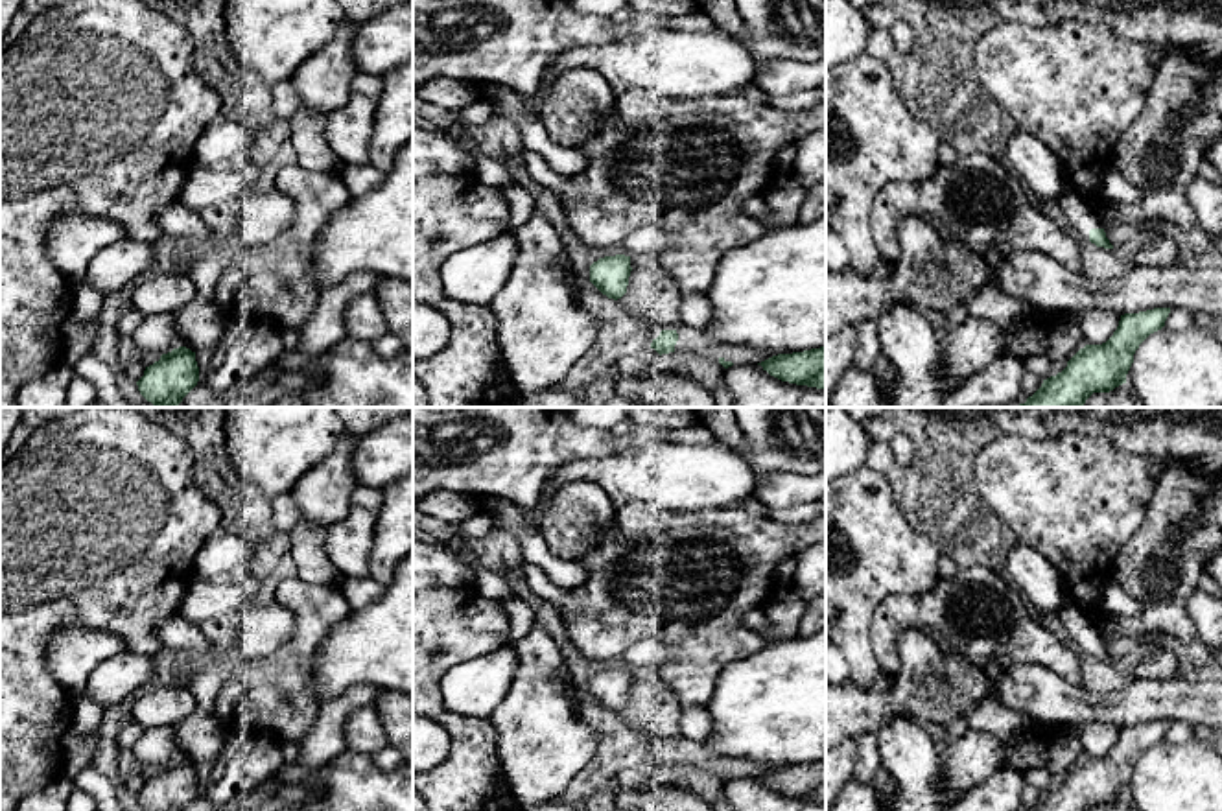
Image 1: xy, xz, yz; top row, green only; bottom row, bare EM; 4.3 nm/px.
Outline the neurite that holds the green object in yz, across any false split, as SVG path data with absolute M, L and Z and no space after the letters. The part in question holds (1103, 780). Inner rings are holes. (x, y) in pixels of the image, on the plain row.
M1154 721L1121 728L1113 748L1102 758L1086 758L1067 780L1043 793L1028 811L1089 811L1093 805L1110 805L1126 796L1139 758L1165 739L1170 721Z

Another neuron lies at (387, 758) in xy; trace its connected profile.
M387 745L385 748L382 748L376 756L374 756L374 763L382 769L382 770L393 770L398 765L404 763L404 756L391 745Z

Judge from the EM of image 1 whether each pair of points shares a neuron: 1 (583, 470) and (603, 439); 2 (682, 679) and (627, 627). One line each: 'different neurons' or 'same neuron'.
1: different neurons
2: same neuron

